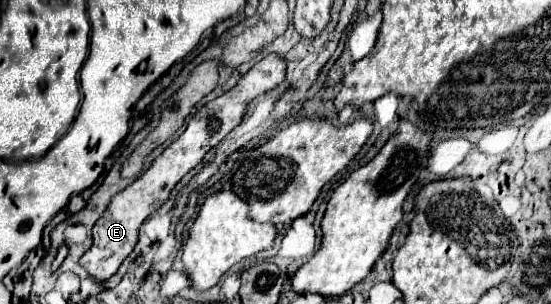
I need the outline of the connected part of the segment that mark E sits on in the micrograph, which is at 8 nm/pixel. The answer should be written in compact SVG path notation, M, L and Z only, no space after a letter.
M276 53L266 55L262 61L258 61L238 81L238 85L232 91L228 91L228 93L212 99L210 103L206 103L192 117L186 131L170 147L166 147L160 157L154 159L154 163L150 165L150 169L146 173L142 173L132 185L128 185L124 191L120 191L118 195L112 197L112 203L108 205L108 211L104 211L104 215L94 225L94 243L92 243L92 247L80 259L84 269L96 281L104 283L106 279L110 279L118 271L122 261L132 253L132 249L138 243L138 229L140 229L142 221L148 215L152 215L154 211L158 211L166 203L166 199L170 197L170 191L180 183L180 179L190 169L200 165L204 155L212 147L216 147L242 121L248 103L254 101L258 95L276 89L284 81L284 75L286 75L286 61L280 59Z

